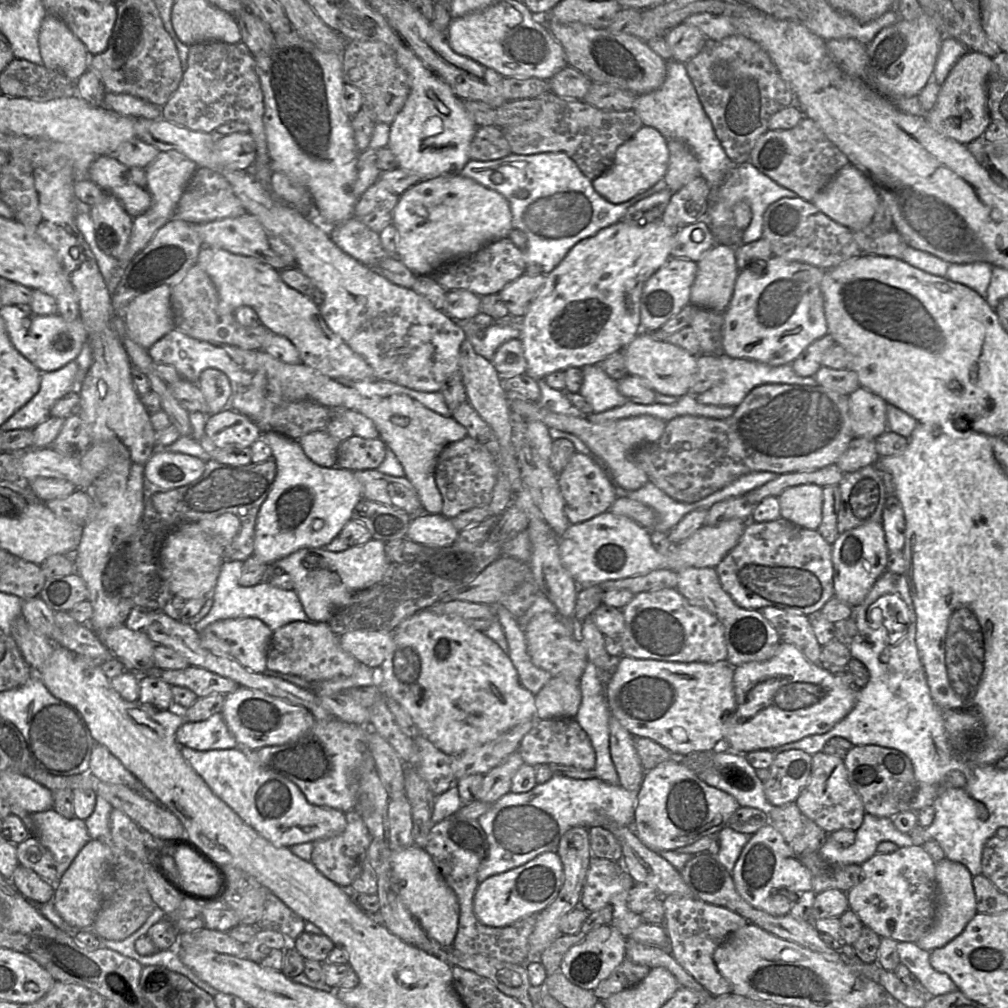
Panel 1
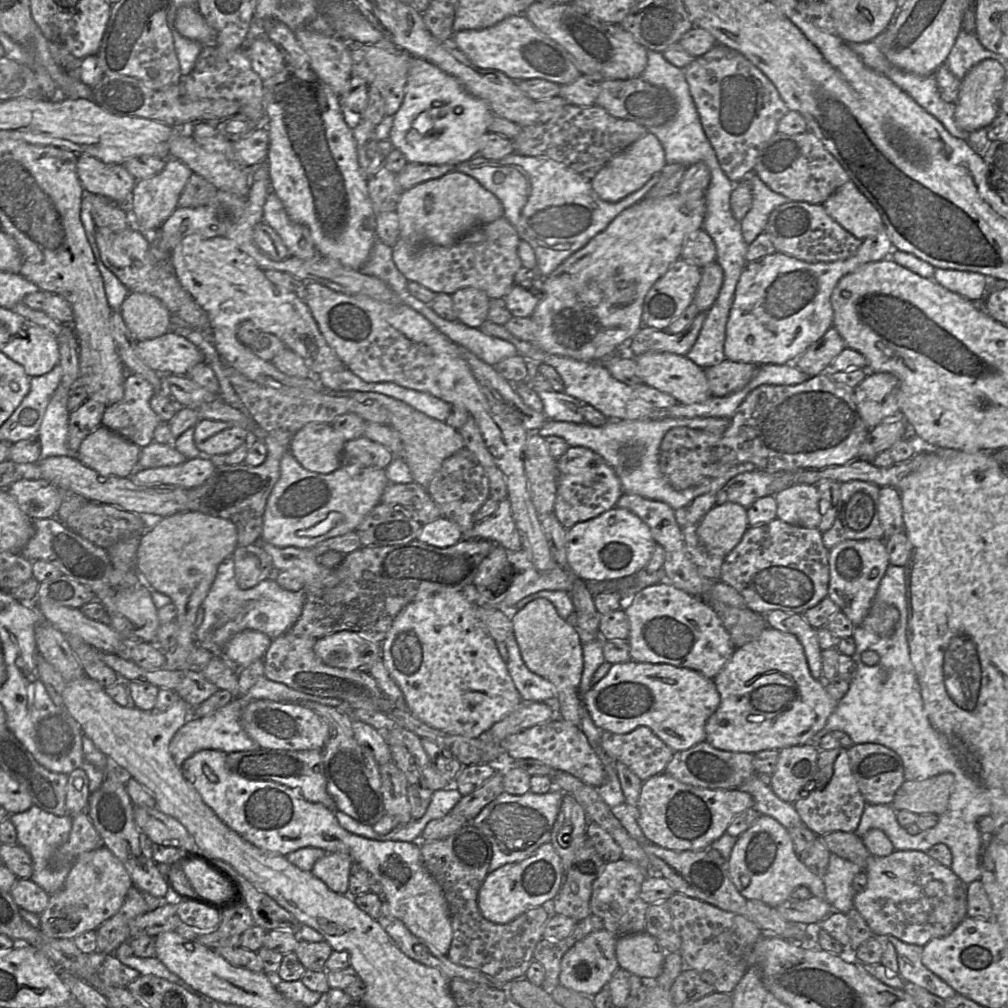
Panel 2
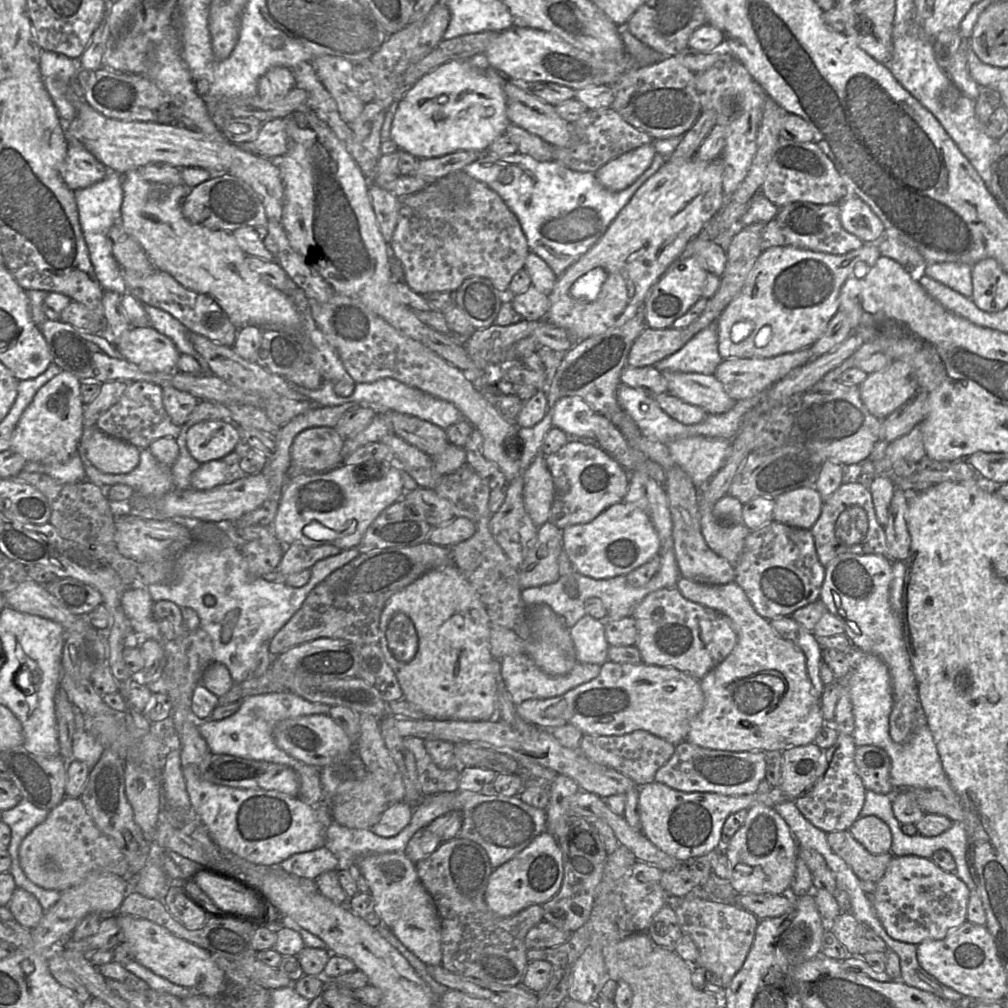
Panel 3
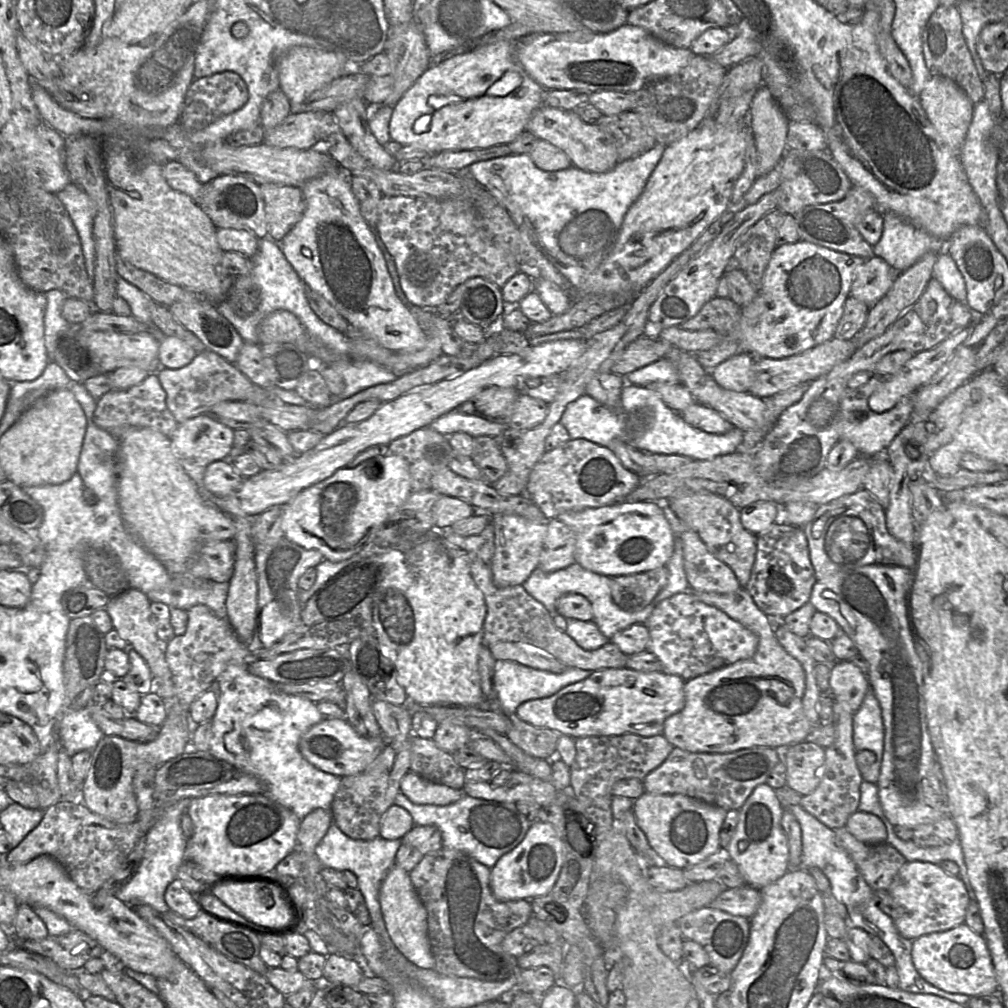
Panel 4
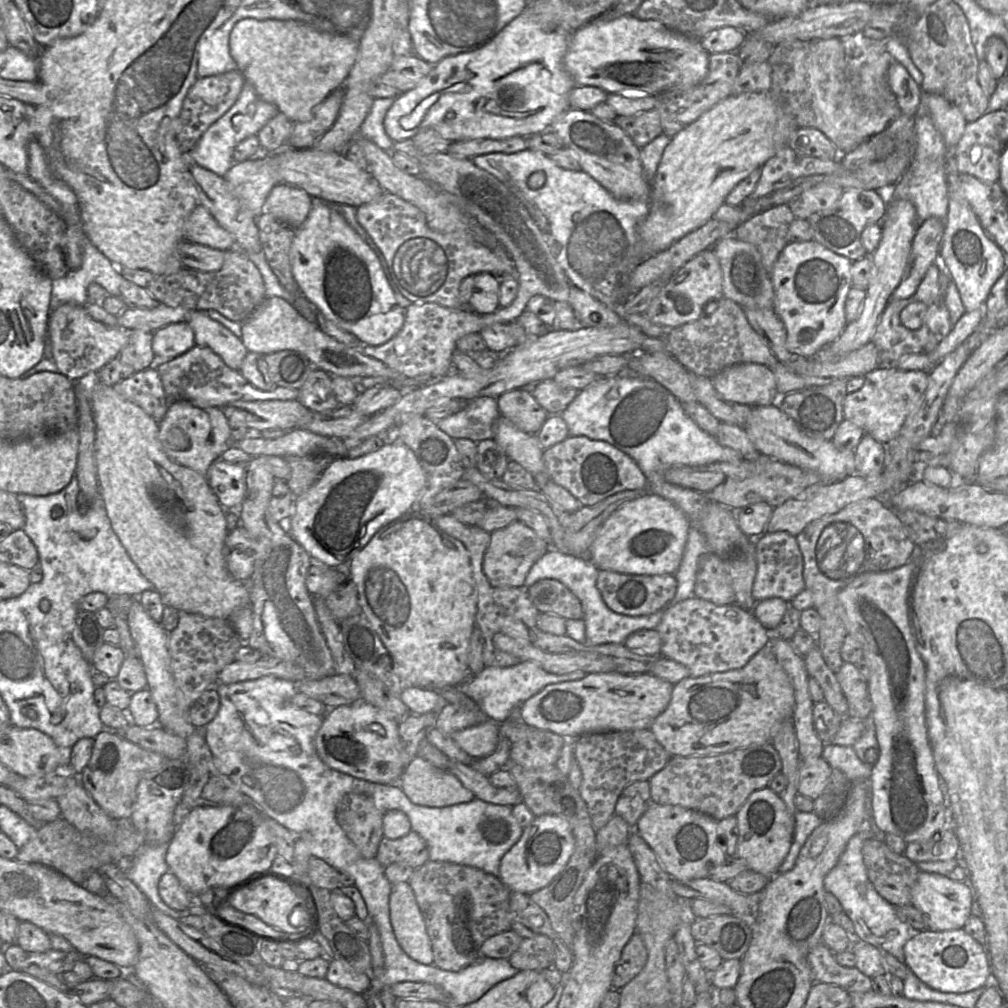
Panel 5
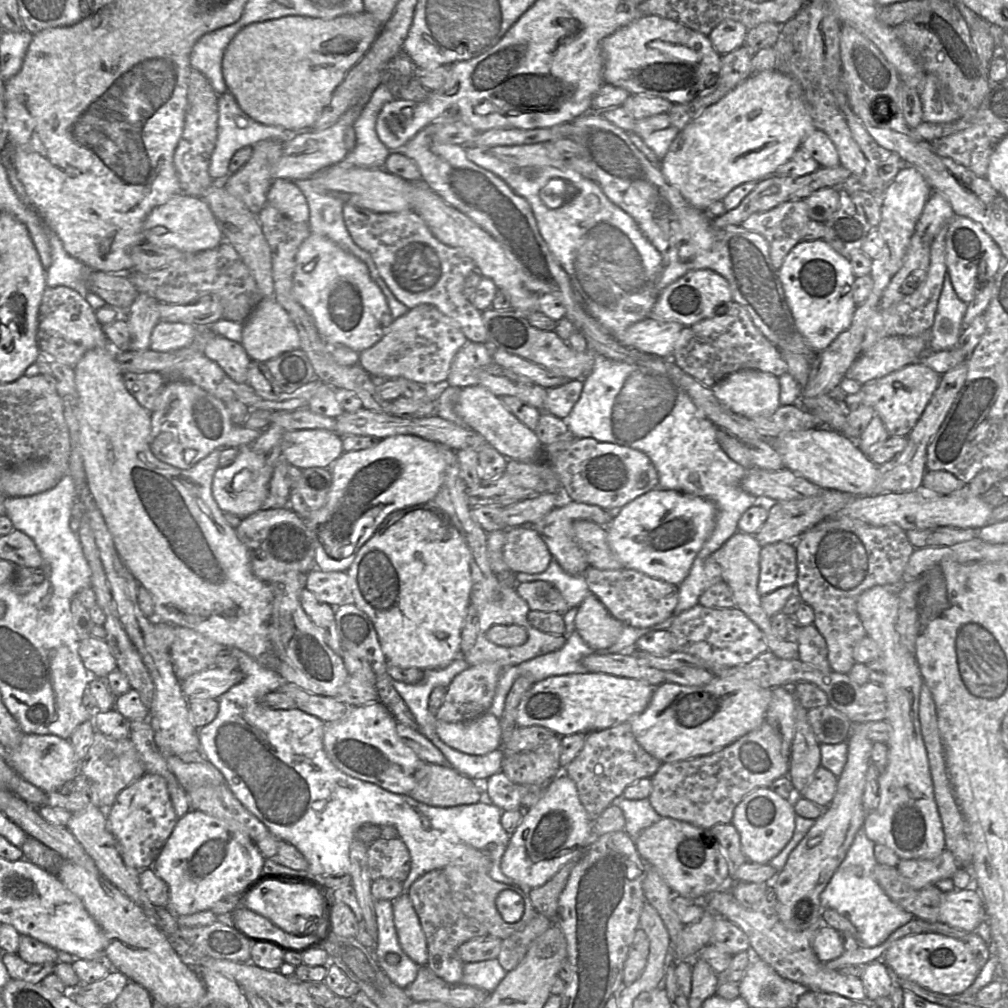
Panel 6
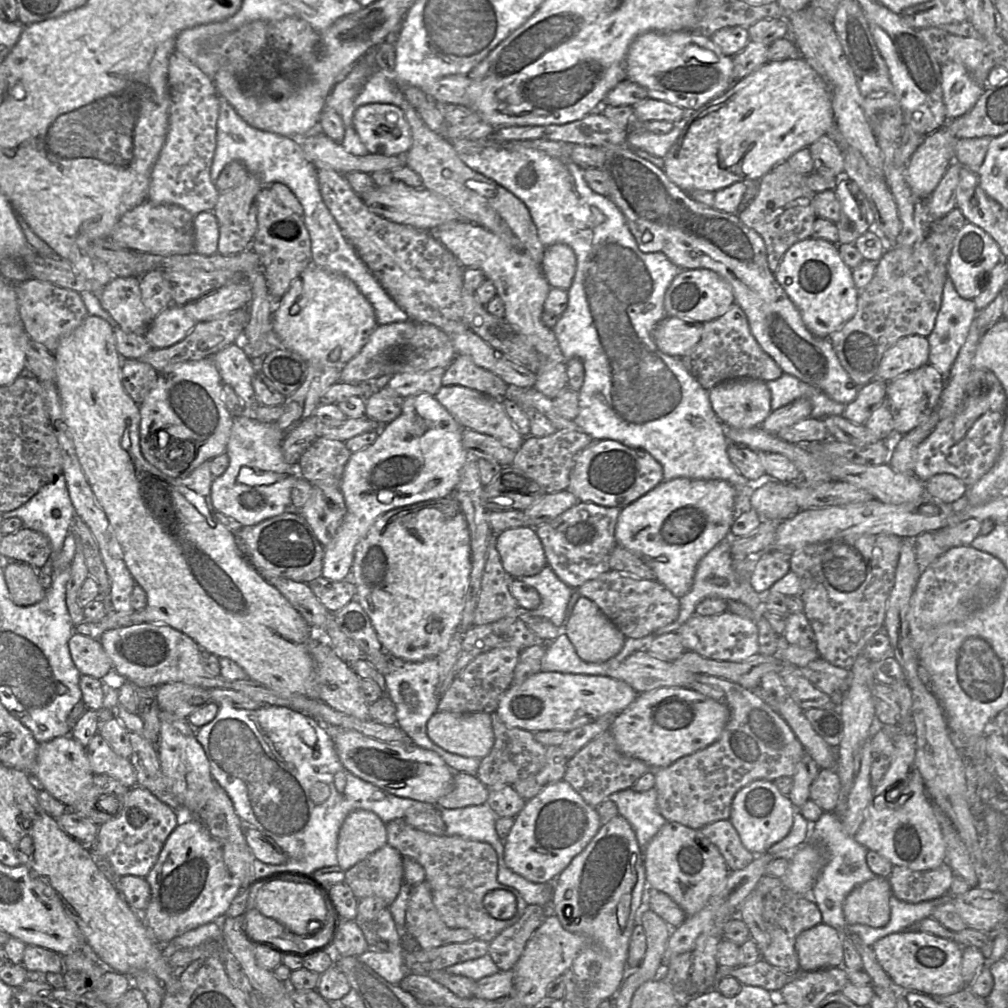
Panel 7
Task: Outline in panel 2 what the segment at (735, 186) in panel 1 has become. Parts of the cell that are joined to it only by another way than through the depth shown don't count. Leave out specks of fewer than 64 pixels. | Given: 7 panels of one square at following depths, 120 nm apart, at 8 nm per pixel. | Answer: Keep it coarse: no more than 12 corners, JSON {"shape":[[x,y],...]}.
{"shape":[[754,171],[743,181],[753,197],[740,221],[750,244],[765,232],[770,214],[790,200]]}

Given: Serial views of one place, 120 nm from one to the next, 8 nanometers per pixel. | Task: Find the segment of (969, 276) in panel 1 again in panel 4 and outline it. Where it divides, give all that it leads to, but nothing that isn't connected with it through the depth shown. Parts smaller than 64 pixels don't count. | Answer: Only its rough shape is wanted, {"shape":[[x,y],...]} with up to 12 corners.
{"shape":[[947,252],[938,254],[932,277],[955,300],[966,302],[964,278]]}

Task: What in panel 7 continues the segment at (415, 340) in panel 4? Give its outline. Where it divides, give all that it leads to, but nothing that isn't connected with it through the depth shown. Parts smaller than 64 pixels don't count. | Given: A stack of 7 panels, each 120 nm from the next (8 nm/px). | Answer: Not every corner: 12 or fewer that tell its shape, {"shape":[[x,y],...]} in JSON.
{"shape":[[309,265],[271,330],[307,363],[343,368],[378,326],[346,276]]}

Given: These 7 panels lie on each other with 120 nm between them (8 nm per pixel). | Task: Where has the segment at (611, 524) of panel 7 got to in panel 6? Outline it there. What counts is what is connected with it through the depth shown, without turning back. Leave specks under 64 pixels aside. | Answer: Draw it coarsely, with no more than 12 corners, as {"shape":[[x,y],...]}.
{"shape":[[564,500],[532,524],[571,575],[590,567],[573,536],[575,520],[607,526],[613,513]]}

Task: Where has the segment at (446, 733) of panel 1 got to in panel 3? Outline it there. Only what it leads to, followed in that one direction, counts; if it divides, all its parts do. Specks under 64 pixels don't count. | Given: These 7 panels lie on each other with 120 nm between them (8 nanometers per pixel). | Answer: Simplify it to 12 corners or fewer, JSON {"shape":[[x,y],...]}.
{"shape":[[450,564],[387,601],[378,644],[428,719],[498,711],[491,621]]}

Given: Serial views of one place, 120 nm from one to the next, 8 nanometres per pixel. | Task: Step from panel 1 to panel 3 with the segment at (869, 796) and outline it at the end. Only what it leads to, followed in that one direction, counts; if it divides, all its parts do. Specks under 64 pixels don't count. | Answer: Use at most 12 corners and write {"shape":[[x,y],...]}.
{"shape":[[872,745],[854,761],[866,790],[892,796],[891,760]]}

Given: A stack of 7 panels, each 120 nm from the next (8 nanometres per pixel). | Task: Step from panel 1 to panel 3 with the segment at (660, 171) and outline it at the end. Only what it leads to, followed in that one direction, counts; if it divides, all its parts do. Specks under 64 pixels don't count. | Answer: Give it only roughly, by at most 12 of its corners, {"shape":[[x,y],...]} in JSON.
{"shape":[[653,142],[610,160],[595,176],[624,190],[650,167]]}

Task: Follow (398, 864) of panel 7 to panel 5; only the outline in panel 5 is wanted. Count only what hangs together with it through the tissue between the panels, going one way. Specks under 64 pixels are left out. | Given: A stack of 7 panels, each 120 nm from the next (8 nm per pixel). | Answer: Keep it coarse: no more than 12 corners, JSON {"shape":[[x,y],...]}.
{"shape":[[410,831],[383,837],[375,858],[384,868],[402,862],[418,869],[429,861],[426,841]]}

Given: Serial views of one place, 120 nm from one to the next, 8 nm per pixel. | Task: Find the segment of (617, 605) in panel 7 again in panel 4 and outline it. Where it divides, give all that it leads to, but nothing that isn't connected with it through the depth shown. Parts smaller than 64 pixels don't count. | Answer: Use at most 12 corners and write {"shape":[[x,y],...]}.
{"shape":[[668,569],[611,577],[611,596],[629,612],[664,588]]}

